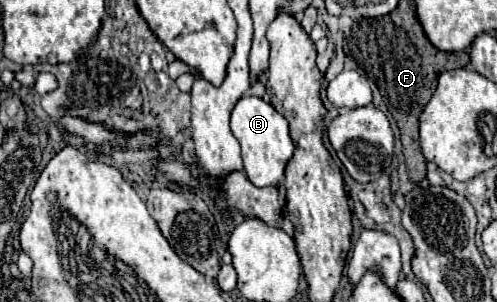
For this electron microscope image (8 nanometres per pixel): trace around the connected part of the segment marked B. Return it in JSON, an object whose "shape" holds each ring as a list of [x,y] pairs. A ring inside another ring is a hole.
{"shape":[[[246,95],[236,103],[236,107],[232,111],[230,127],[242,147],[246,177],[256,187],[278,187],[284,177],[288,161],[294,155],[294,143],[292,143],[290,131],[288,131],[288,121],[264,99]]]}

